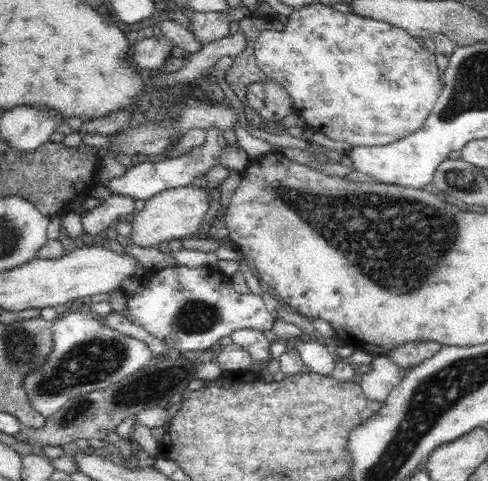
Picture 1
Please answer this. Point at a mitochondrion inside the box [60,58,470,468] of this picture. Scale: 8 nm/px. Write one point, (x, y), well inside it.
(397, 243)

